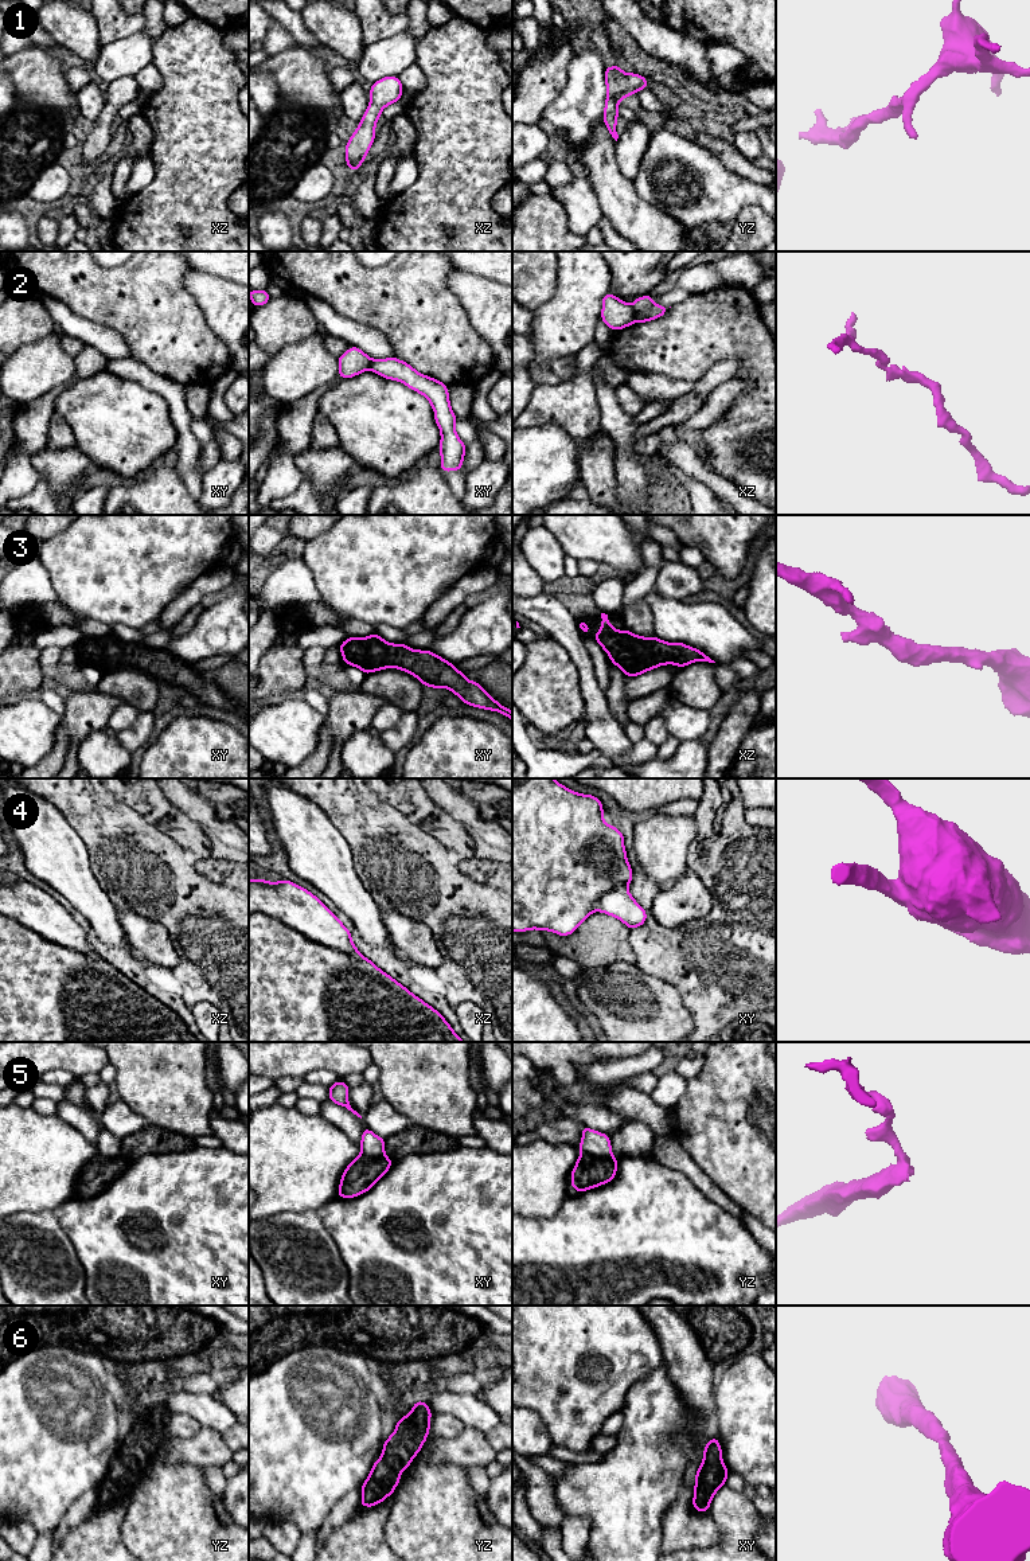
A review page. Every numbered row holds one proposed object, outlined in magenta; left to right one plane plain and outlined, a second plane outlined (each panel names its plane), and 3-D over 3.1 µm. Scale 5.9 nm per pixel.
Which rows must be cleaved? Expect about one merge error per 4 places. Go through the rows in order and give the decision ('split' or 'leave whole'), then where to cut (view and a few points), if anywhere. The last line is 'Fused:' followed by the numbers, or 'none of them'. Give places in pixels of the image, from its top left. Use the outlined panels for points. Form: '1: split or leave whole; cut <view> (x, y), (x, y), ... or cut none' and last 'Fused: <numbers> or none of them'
1: leave whole; cut none
2: split; cut xz (631, 305), (636, 320)
3: leave whole; cut none
4: split; cut xz (249, 913), (265, 913), (276, 917), (312, 940), (361, 956)
5: split; cut yz (581, 1151), (611, 1156)
6: leave whole; cut none
Fused: 2, 4, 5

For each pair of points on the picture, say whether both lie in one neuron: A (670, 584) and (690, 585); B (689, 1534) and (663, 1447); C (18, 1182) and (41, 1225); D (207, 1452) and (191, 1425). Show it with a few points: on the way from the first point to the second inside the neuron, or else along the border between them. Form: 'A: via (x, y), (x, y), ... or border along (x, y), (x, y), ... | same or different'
A: via (675, 586), (681, 588), (685, 585) | same
B: border along (694, 1474), (687, 1479), (660, 1522) | different
C: border along (55, 1212), (35, 1210), (16, 1212), (14, 1214) | different
D: border along (202, 1427), (188, 1437), (174, 1437), (168, 1433) | different

